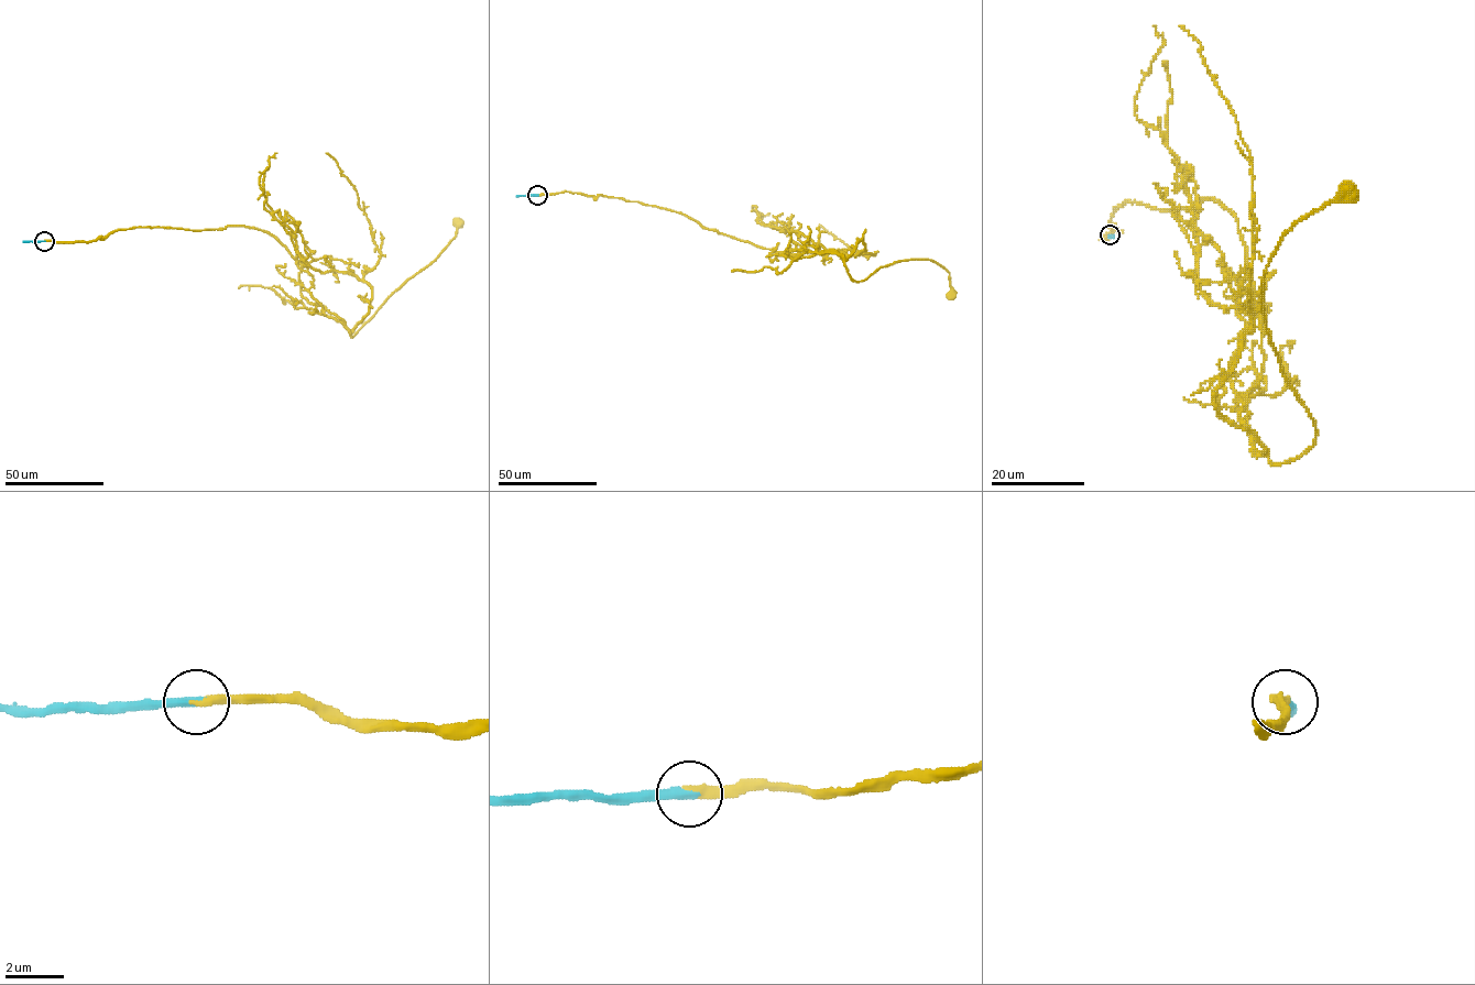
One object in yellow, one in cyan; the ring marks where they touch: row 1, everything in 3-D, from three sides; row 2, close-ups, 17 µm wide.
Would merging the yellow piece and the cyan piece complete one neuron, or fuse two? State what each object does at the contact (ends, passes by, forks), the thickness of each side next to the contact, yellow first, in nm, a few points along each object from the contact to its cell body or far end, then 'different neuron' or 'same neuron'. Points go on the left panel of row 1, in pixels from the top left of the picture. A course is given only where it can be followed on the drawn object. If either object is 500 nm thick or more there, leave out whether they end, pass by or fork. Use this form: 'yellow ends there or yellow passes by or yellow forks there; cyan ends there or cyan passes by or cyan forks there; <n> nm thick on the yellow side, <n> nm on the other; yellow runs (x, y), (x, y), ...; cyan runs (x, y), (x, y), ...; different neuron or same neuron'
yellow ends there; cyan ends there; 320 nm thick on the yellow side, 340 nm on the other; yellow runs (44, 240), (137, 227), (262, 230), (301, 264), (301, 294), (352, 337), (436, 258), (457, 223); cyan runs (44, 240), (23, 242); same neuron

